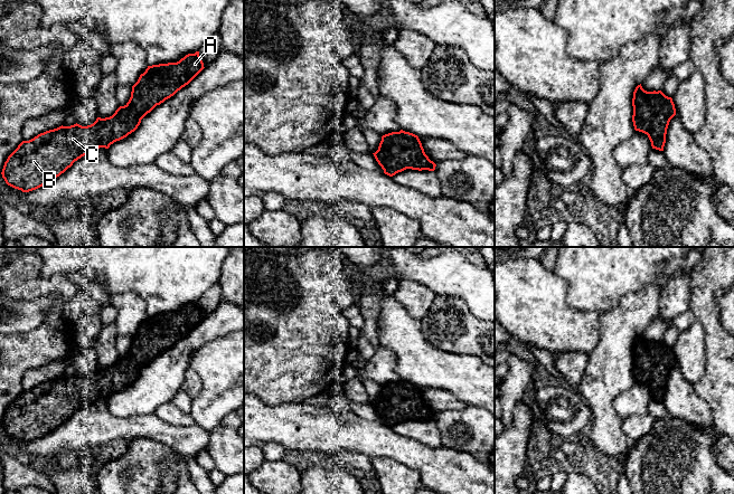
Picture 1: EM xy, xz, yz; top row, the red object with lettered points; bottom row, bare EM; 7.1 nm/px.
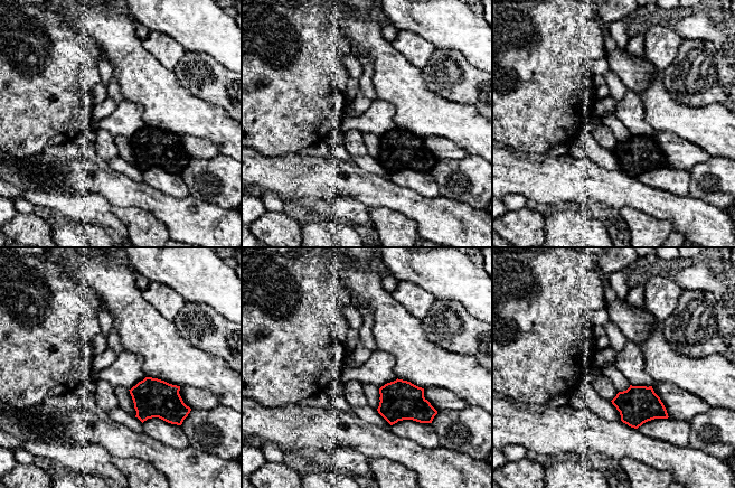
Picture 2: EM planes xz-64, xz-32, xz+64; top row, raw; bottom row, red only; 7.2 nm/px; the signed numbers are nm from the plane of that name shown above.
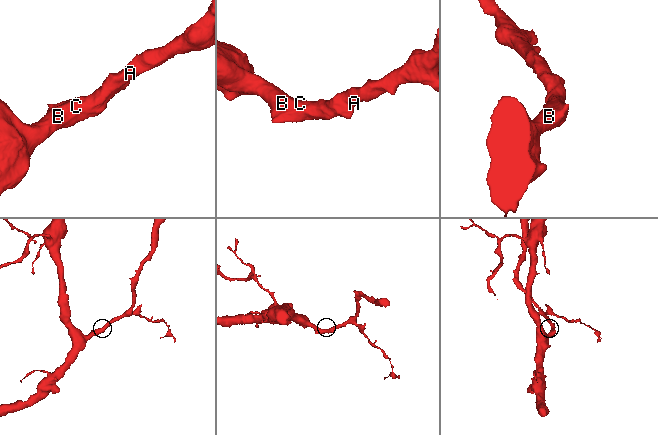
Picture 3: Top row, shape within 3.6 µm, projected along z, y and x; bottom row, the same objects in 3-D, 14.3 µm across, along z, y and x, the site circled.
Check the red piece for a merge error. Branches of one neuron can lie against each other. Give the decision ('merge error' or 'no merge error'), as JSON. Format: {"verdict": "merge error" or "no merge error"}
{"verdict": "no merge error"}

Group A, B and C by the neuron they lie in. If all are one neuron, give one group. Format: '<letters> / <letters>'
A B C

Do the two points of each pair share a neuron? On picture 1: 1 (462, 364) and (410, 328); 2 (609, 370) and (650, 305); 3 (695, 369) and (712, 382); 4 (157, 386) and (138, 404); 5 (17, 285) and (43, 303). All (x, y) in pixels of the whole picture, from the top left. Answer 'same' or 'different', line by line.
1: same
2: same
3: different
4: same
5: different

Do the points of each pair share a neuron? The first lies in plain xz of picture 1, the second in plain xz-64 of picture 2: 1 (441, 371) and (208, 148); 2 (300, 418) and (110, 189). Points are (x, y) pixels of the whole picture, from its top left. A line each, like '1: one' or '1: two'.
1: two
2: one

